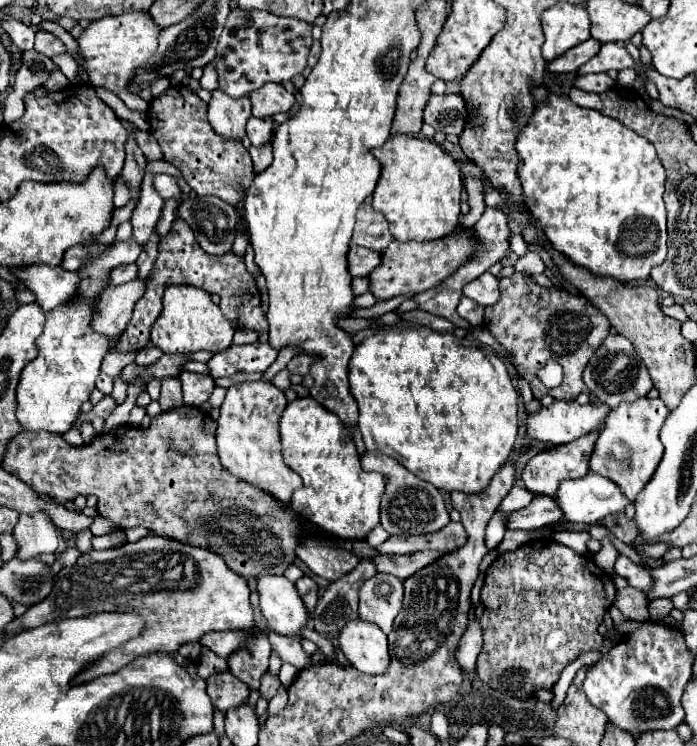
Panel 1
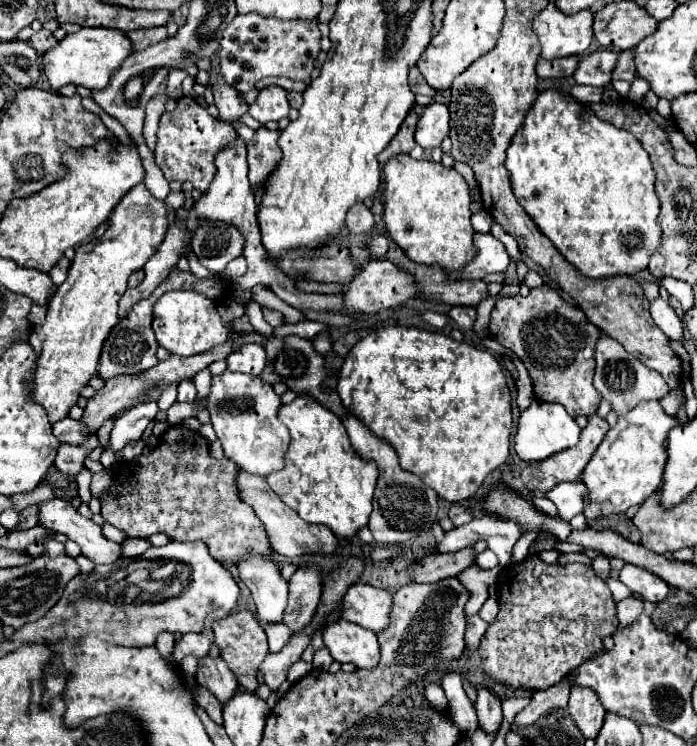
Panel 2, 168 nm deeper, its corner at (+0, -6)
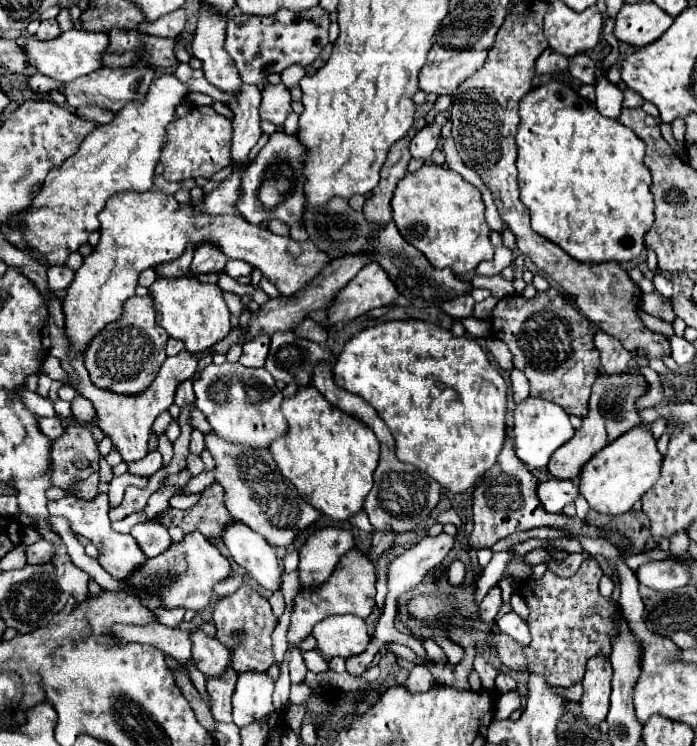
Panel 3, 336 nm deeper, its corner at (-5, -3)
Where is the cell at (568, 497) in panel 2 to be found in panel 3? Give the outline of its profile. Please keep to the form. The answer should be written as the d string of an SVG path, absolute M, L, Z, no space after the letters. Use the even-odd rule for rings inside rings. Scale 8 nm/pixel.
M551 478L551 480L539 482L537 496L547 512L559 514L563 506L567 506L579 498L579 486L575 486L571 480Z

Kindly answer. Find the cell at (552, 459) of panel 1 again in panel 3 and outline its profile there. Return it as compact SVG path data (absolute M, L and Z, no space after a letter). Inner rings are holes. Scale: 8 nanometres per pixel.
M631 368L631 374L617 374L617 376L605 376L599 374L597 382L593 384L591 400L589 400L589 414L583 420L583 426L575 432L575 436L553 452L553 458L549 460L547 472L559 480L573 480L579 476L581 468L609 442L613 442L617 436L625 434L627 430L641 426L641 418L637 416L635 400L645 394L645 382L639 370Z

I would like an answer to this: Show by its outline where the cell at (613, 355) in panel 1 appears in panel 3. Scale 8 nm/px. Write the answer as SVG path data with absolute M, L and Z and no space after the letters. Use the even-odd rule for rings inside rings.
M607 332L595 334L595 346L601 352L601 368L605 374L627 374L629 372L629 360L631 354L621 346L621 342Z

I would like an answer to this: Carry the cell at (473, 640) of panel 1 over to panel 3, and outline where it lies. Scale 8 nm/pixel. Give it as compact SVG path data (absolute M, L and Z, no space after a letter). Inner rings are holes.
M493 586L487 596L483 598L483 602L479 604L479 618L483 624L491 626L491 622L495 620L497 612L501 608L501 588L499 586Z

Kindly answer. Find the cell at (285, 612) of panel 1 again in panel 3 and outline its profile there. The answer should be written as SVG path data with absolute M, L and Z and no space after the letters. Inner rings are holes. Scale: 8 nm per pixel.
M233 522L223 532L223 542L231 558L265 590L271 594L281 592L283 568L275 556L273 546L265 542L243 522Z

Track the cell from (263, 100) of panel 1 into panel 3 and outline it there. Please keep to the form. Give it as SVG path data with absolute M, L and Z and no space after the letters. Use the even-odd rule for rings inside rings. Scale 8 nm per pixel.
M283 82L275 86L273 84L265 86L261 92L261 106L259 106L261 120L281 126L289 114L291 114L291 94L287 86Z

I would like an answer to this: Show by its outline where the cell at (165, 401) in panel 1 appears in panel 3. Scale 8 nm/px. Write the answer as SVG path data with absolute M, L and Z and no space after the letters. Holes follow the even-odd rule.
M159 434L157 450L159 450L159 452L161 452L161 456L163 456L163 464L169 464L169 462L171 462L171 458L173 458L173 444L169 442L167 434Z

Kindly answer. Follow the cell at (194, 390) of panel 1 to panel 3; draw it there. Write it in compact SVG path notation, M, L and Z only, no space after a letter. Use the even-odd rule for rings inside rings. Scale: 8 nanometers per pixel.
M185 380L185 382L181 382L181 384L179 384L179 388L177 388L177 394L175 394L175 404L181 408L181 406L191 404L191 402L195 402L193 384L191 384L191 380Z

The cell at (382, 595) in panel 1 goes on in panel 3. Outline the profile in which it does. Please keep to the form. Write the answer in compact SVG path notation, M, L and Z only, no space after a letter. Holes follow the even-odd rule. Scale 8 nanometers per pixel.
M351 548L339 560L335 572L331 574L331 578L325 584L321 584L313 594L305 592L305 594L297 596L293 612L291 612L291 626L287 632L287 640L297 646L305 638L305 634L309 634L313 630L313 626L327 616L355 614L355 616L367 620L373 610L375 610L375 566L373 566L373 562L369 562L367 556L363 556L363 552Z

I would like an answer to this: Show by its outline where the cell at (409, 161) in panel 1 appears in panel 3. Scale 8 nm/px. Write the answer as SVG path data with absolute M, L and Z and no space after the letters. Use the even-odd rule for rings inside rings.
M423 164L417 172L407 172L397 184L391 208L401 236L421 250L435 268L451 268L461 276L475 270L479 262L493 258L495 248L489 242L481 192L451 168Z

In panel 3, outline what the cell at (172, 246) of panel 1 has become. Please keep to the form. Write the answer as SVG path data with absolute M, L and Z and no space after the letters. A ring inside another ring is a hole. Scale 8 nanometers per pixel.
M133 296L123 306L119 320L101 330L85 350L85 368L97 388L117 394L139 394L151 386L165 356L167 332L155 322L155 308L151 296Z

